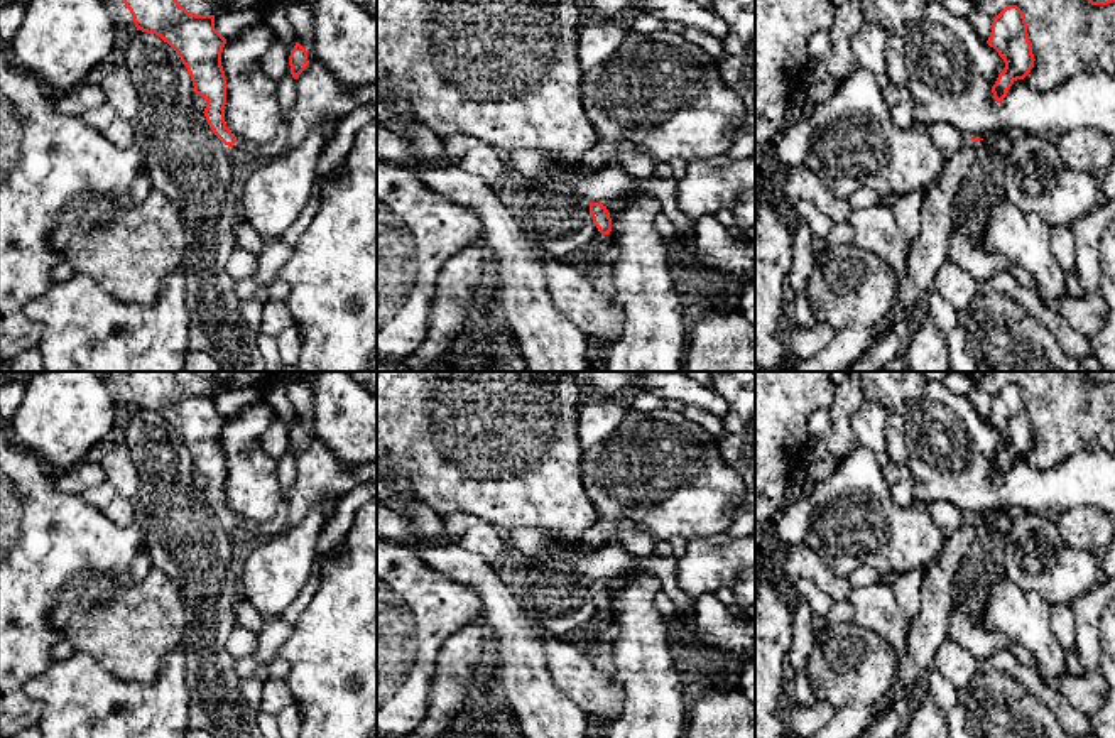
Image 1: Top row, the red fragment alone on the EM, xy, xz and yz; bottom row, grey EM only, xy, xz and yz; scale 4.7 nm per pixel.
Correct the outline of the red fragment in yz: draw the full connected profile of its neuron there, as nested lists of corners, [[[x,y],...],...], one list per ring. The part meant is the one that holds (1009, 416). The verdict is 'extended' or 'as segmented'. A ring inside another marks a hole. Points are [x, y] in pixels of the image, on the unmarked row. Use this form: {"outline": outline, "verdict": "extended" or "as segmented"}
{"outline": [[[1009,383],[993,395],[987,422],[993,426],[1005,441],[1004,449],[992,464],[993,476],[1000,481],[1010,464],[1031,451],[1036,439],[1027,412],[1025,393],[1017,383]]], "verdict": "as segmented"}

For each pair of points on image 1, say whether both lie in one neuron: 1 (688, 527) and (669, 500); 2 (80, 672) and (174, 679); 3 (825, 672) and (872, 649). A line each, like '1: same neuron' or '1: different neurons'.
1: same neuron
2: same neuron
3: same neuron

